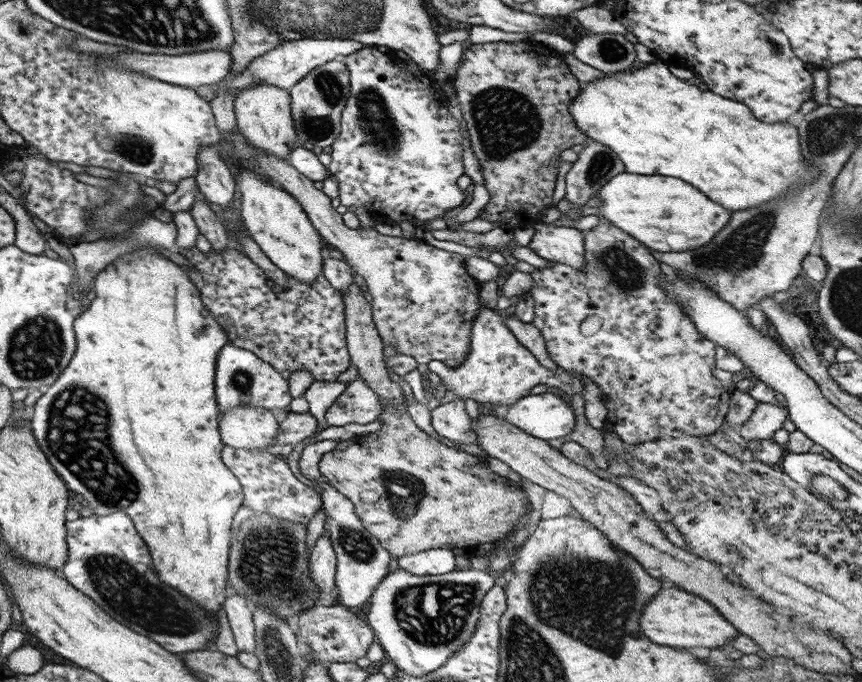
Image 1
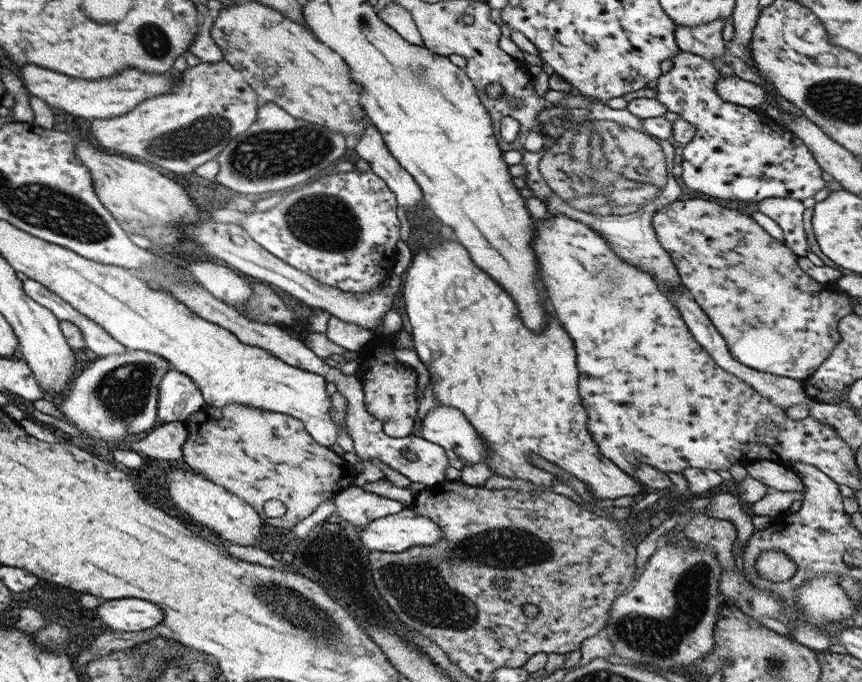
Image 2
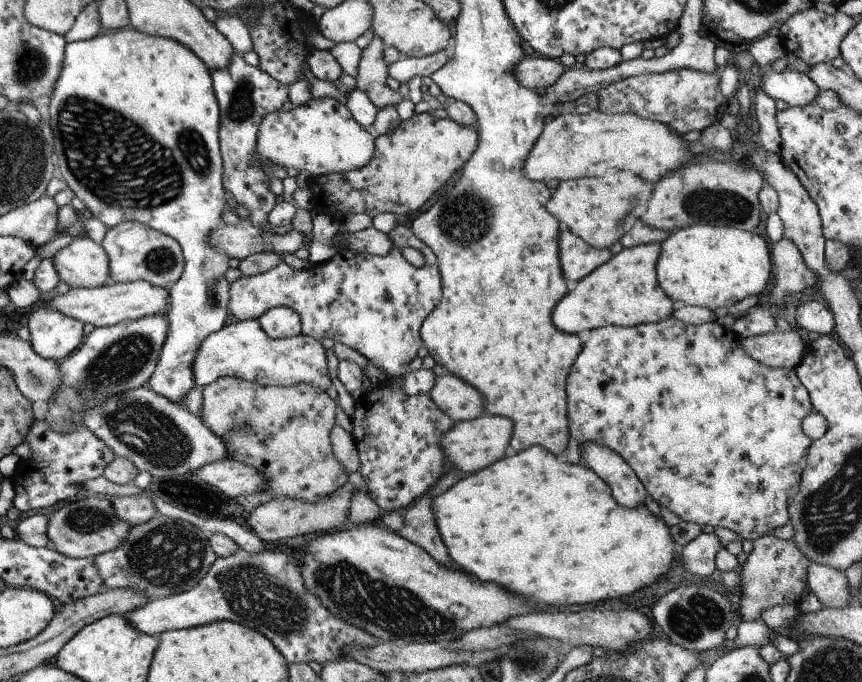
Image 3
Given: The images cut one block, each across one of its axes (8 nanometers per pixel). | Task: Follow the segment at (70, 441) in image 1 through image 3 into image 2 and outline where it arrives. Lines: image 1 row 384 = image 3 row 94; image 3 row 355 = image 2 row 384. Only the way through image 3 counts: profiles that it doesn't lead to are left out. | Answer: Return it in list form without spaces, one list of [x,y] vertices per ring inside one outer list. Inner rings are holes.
[[[173,368],[161,376],[157,389],[156,415],[165,423],[183,422],[205,405],[197,385]]]

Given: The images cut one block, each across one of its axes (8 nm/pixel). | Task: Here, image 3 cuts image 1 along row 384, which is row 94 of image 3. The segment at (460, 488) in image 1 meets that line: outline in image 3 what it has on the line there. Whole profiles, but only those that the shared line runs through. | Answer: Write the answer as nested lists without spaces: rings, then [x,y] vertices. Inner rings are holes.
[[[373,35],[370,42],[362,48],[355,77],[359,90],[367,93],[377,110],[396,106],[403,99],[398,91],[389,89],[385,84],[386,64],[383,60],[382,40]]]

